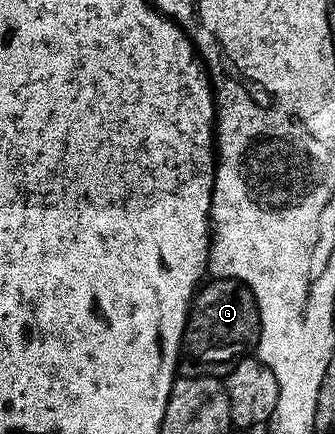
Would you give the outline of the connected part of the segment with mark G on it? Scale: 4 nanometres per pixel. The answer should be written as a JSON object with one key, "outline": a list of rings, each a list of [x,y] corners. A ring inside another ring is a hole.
{"outline":[[[212,278],[197,289],[188,313],[178,370],[186,378],[220,378],[255,351],[260,309],[250,287],[233,278]]]}

